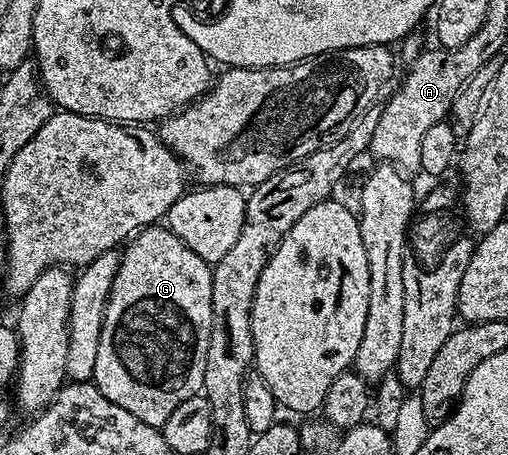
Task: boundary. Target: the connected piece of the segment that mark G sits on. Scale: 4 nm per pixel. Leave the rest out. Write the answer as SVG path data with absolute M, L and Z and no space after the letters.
M162 224L139 230L129 239L121 255L120 268L116 280L112 280L112 292L104 312L104 328L100 332L100 349L92 381L112 404L120 404L124 412L132 412L132 416L144 420L144 424L161 428L184 400L202 394L204 360L212 336L214 271L211 263L200 260L180 236Z

